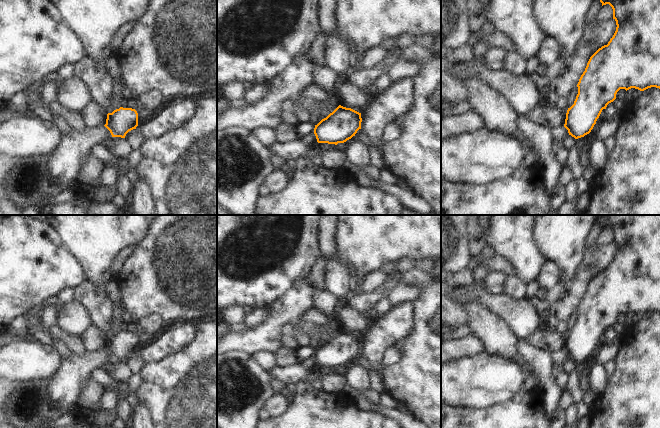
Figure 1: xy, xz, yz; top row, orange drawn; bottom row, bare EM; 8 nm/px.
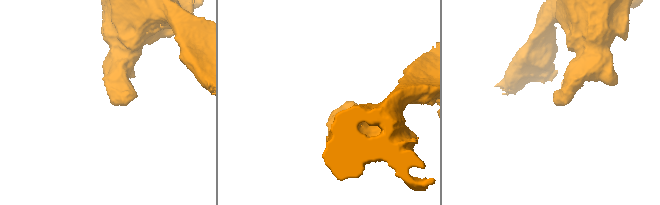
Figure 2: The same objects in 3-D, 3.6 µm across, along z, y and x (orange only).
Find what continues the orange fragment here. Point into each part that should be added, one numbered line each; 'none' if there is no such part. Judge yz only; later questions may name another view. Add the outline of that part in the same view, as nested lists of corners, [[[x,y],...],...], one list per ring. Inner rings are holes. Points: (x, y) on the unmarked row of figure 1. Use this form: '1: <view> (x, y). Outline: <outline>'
none.

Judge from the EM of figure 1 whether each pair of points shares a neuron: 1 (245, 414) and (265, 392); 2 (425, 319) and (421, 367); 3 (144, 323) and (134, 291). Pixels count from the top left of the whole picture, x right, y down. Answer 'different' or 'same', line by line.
1: same
2: same
3: different

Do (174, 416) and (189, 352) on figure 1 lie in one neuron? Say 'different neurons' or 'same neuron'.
same neuron

